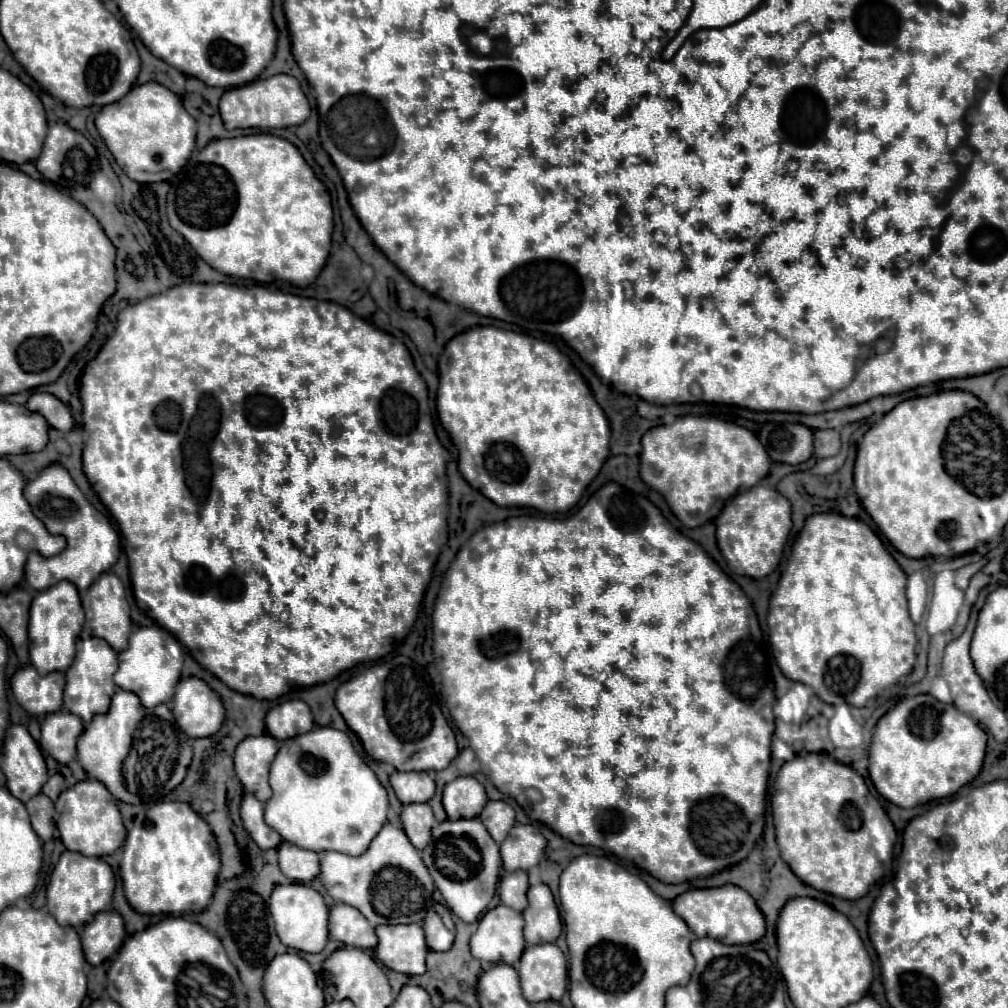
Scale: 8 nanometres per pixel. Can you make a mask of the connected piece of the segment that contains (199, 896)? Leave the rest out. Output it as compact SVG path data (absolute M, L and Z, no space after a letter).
M157 802L149 810L137 814L133 824L133 836L129 832L123 844L123 892L127 896L127 902L139 914L185 914L205 910L213 896L219 868L221 862L215 836L207 822L187 802Z

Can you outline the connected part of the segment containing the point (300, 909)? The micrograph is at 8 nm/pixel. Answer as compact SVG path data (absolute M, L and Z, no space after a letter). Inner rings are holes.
M287 884L287 886L275 886L271 900L269 900L269 912L275 920L275 930L279 940L295 950L301 952L321 952L327 942L327 906L323 902L323 896L305 886L305 884Z

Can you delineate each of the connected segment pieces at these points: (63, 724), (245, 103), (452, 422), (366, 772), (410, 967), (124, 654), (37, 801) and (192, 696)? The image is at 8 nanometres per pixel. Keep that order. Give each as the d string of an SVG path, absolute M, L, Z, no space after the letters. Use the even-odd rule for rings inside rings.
M51 712L41 722L41 748L59 764L69 764L75 758L75 740L83 732L83 722L71 712Z
M277 74L265 80L257 80L245 86L229 88L219 102L219 114L227 130L235 128L289 128L307 120L311 108L297 82L287 74Z
M497 326L471 328L463 334L451 338L439 358L441 358L439 360L439 378L441 380L439 380L439 390L437 390L437 414L439 414L441 426L445 428L445 432L451 436L451 440L459 448L459 470L461 470L463 478L475 490L479 490L483 496L493 500L497 506L529 506L529 508L537 508L537 510L549 512L549 514L569 512L579 502L583 490L599 474L601 466L610 456L609 441L611 436L605 412L595 402L595 398L593 398L587 382L583 380L583 376L571 366L569 358L563 352L559 352L559 348L551 342L537 340L537 338L527 336L527 334L503 330ZM489 404L501 404L501 416L505 416L505 424L509 424L509 428L513 428L513 436L497 436L497 432L493 432L493 420L489 420Z
M313 728L311 732L307 732L307 734L301 734L301 736L295 736L293 740L285 740L283 742L283 746L279 748L279 752L277 752L277 758L275 758L275 762L273 762L273 768L271 768L271 788L273 788L273 796L267 800L267 804L265 804L265 822L271 826L271 828L275 828L279 834L281 834L281 838L283 840L287 840L287 842L291 842L291 844L297 844L299 848L309 848L309 850L313 850L313 852L325 852L325 850L337 850L337 852L343 852L343 854L349 854L349 856L359 856L359 854L363 854L365 850L367 850L367 846L369 846L369 842L373 840L373 836L381 830L381 826L385 824L385 820L387 820L387 810L389 810L389 802L387 802L387 792L385 792L385 788L379 784L379 780L377 780L377 776L373 774L373 770L361 760L361 756L355 752L355 748L353 748L353 744L349 742L349 738L347 738L347 734L343 734L343 732L339 732L339 730L333 730L333 728ZM291 748L299 748L299 750L303 750L303 752L311 752L315 758L321 758L321 760L325 760L325 764L327 764L327 772L329 772L329 776L333 778L333 782L335 782L335 786L329 786L327 784L327 788L303 788L303 790L293 790L291 786L279 786L279 752L281 752L281 756L283 758L289 758L291 756Z
M421 924L407 926L377 926L379 944L375 948L377 958L395 972L407 976L425 972L425 956L429 952Z
M161 626L135 628L129 636L129 646L119 652L119 670L113 674L113 682L137 694L145 708L165 704L173 698L175 684L183 668L183 648L181 644Z
M37 794L33 796L27 804L27 812L31 816L31 824L33 824L33 830L37 832L37 836L47 842L53 838L53 832L55 832L55 822L53 822L53 802L45 796L45 794Z
M183 678L173 698L173 716L189 738L205 738L221 728L225 708L201 678Z

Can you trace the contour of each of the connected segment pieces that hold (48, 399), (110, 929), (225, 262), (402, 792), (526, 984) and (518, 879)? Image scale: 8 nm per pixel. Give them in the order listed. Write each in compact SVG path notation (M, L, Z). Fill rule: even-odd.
M33 394L27 402L27 408L31 412L45 416L45 420L61 432L69 432L73 428L73 418L69 408L53 394Z
M99 912L93 922L85 924L81 944L89 964L99 966L122 947L126 937L123 918L117 912Z
M249 134L249 136L239 136L239 138L227 138L227 140L211 140L203 150L193 152L185 168L171 180L171 190L167 196L167 216L169 216L169 224L173 224L173 230L177 230L211 268L219 270L221 274L235 276L235 278L247 278L247 280L257 280L257 282L273 282L279 278L279 280L291 282L293 286L305 288L317 278L331 250L333 208L331 208L329 192L325 190L323 182L313 174L311 166L303 160L297 146L273 134Z
M393 772L389 782L403 804L427 802L435 794L435 782L427 772Z
M555 944L527 946L519 960L519 978L527 1002L561 1000L567 990L567 960Z
M521 870L509 872L499 882L499 898L505 906L521 912L527 906L527 898L525 898L527 888L529 888L527 872L521 872Z

